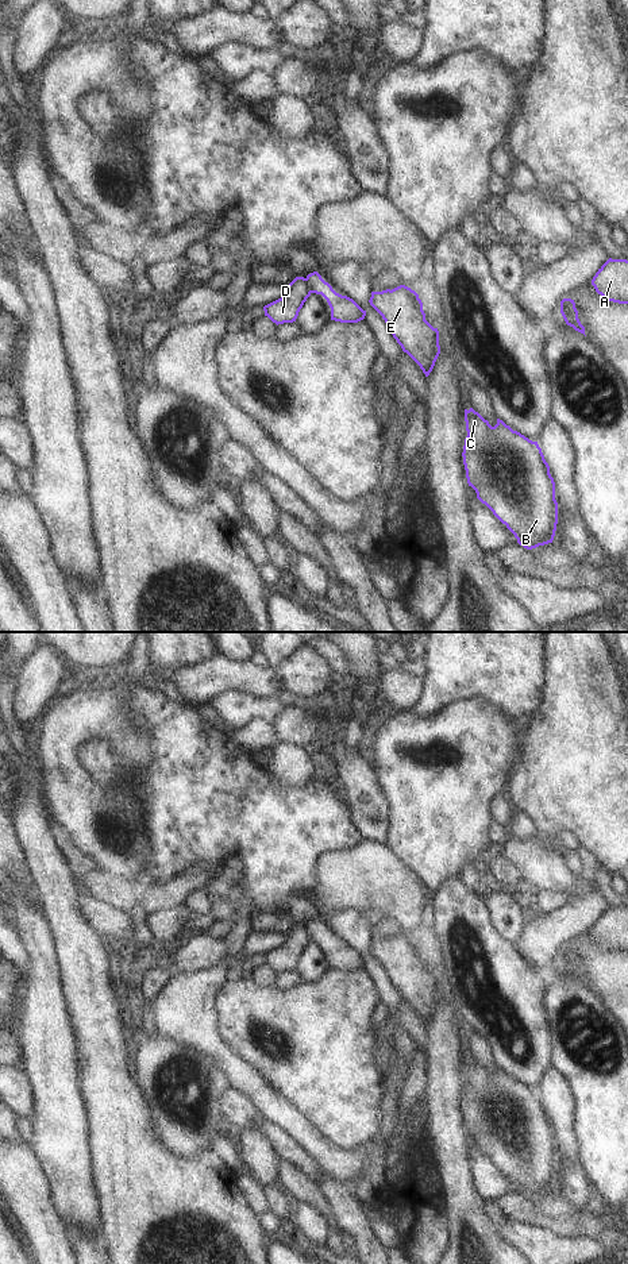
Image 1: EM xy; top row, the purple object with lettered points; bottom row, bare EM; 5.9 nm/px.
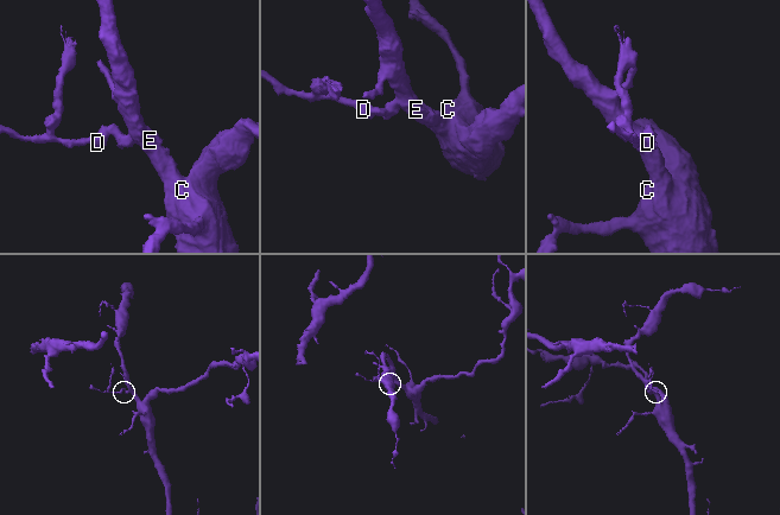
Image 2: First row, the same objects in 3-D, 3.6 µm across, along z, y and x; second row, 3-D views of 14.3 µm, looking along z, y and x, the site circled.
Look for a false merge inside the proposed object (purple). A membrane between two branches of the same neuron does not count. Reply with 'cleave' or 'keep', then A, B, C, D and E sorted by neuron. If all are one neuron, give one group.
cleave; groups A B C E / D

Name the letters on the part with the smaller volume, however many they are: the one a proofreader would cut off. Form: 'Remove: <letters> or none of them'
Remove: D.

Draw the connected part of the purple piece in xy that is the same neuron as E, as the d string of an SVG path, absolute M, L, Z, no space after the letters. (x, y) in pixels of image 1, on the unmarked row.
M400 933L392 939L371 940L369 951L382 964L402 999L428 1025L440 1002L439 979L425 968L419 943Z

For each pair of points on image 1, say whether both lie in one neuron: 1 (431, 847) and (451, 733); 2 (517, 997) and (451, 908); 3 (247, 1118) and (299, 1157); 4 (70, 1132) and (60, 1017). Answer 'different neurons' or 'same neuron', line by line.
1: same neuron
2: same neuron
3: same neuron
4: same neuron

